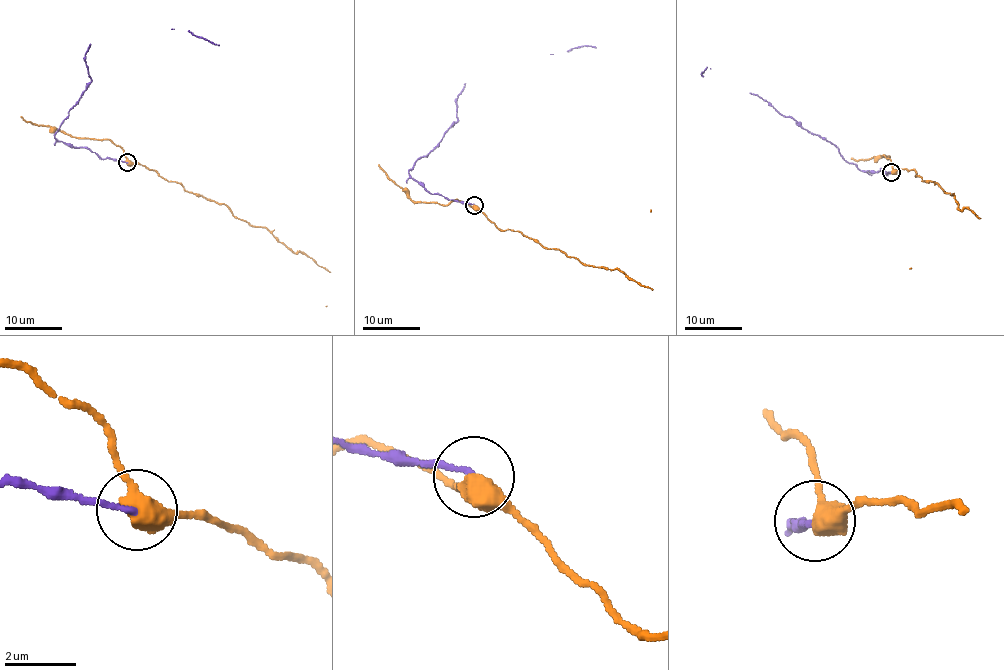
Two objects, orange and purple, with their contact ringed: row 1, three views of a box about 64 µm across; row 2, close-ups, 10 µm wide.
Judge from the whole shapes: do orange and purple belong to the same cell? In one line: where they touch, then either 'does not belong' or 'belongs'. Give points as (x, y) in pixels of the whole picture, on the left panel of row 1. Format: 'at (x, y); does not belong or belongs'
at (127, 162); does not belong

